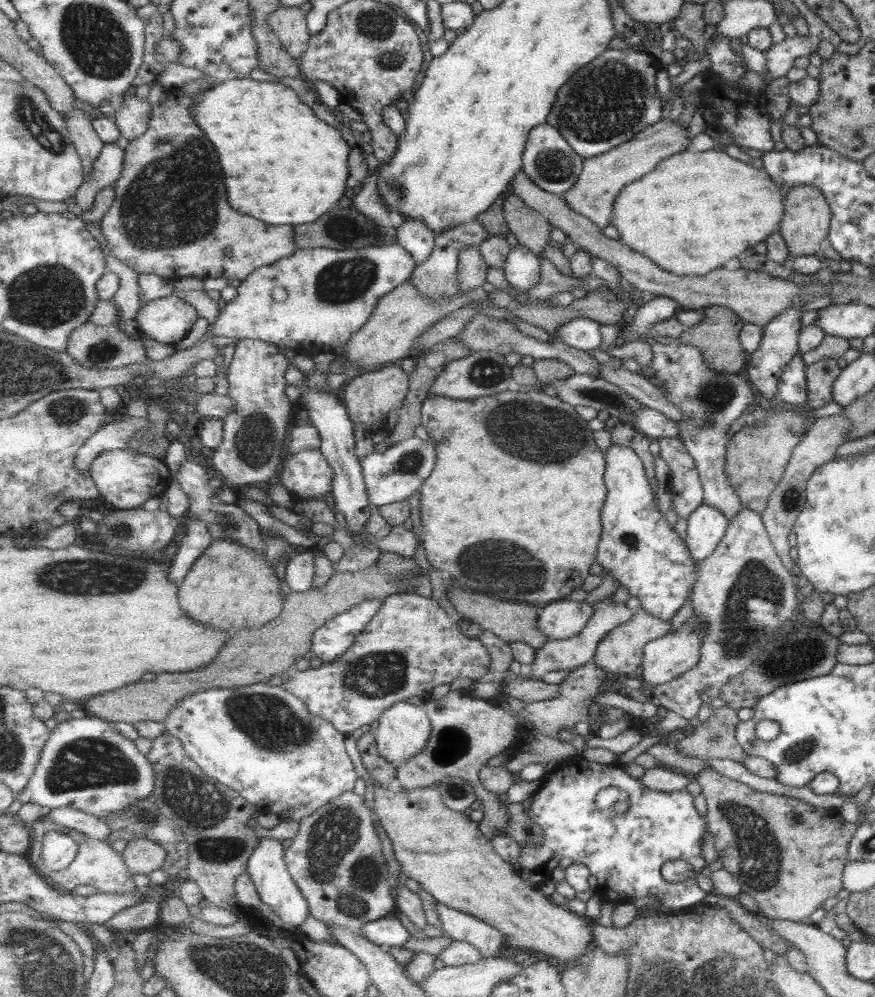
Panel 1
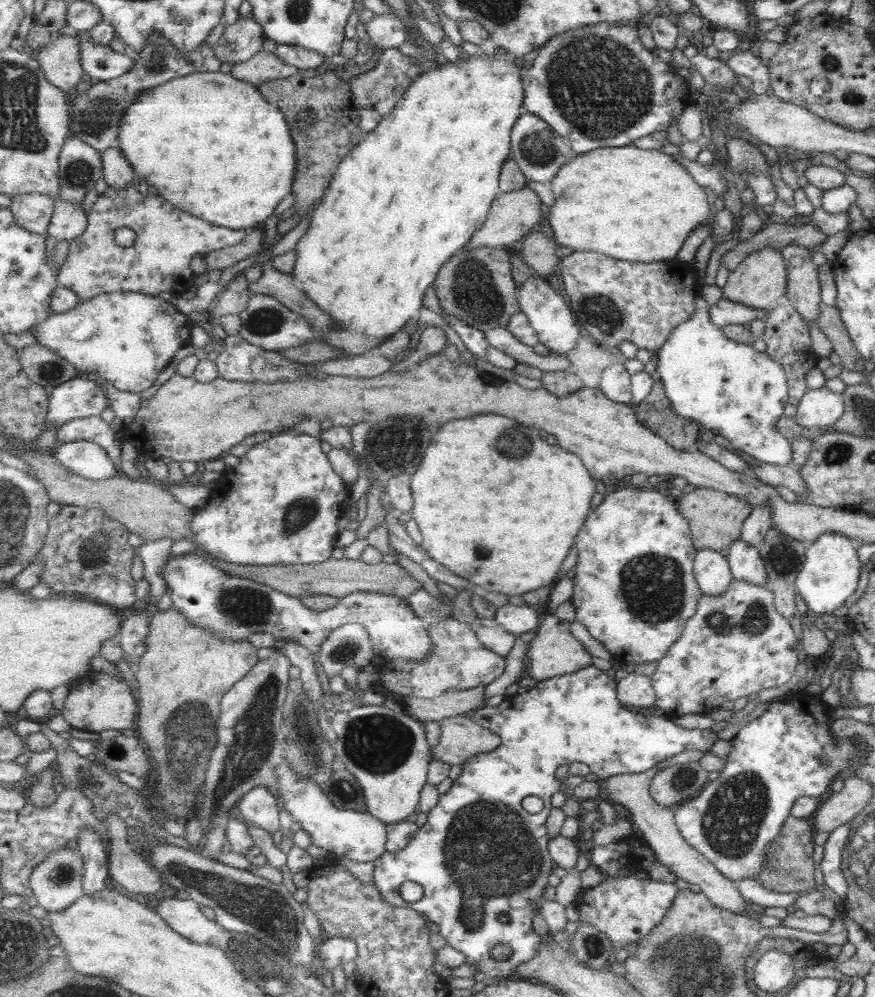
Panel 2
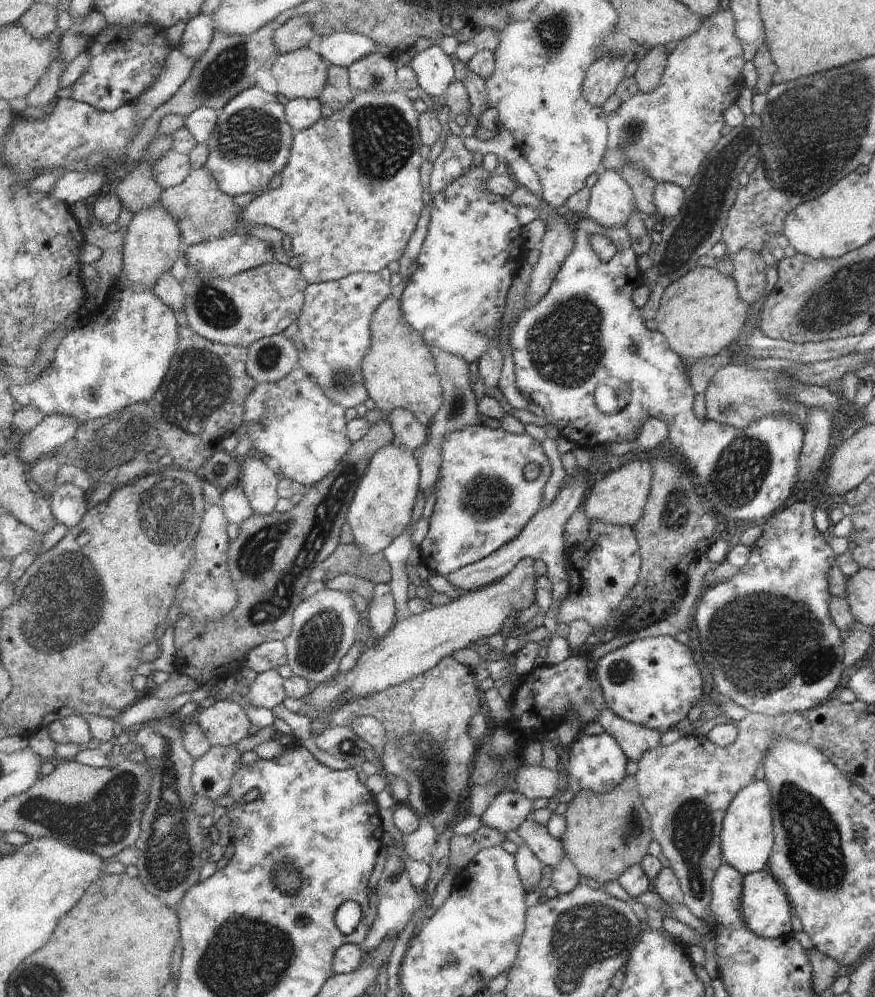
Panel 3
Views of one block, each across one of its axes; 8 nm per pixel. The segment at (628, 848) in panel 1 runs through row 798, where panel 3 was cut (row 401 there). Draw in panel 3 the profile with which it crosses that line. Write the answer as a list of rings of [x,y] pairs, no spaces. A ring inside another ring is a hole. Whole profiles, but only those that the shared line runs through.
[[[582,216],[576,219],[576,235],[573,252],[568,256],[568,259],[563,263],[561,270],[557,273],[549,292],[532,307],[527,307],[524,311],[520,312],[520,316],[512,328],[510,335],[510,346],[512,347],[512,358],[514,363],[514,374],[516,381],[516,388],[521,392],[523,397],[533,402],[544,410],[546,420],[555,425],[562,434],[573,444],[585,447],[586,449],[594,449],[597,447],[605,447],[614,442],[633,442],[638,438],[638,434],[642,431],[642,425],[649,417],[657,417],[661,420],[667,421],[667,424],[671,427],[671,434],[668,438],[668,452],[665,454],[675,454],[683,458],[686,467],[692,471],[697,477],[698,487],[702,488],[705,493],[705,500],[709,501],[709,504],[713,505],[715,512],[718,512],[718,516],[721,519],[731,520],[761,520],[761,518],[768,519],[778,509],[781,509],[785,504],[792,500],[795,492],[795,484],[797,478],[798,469],[798,456],[800,455],[800,448],[803,440],[803,429],[800,425],[785,417],[784,415],[769,415],[761,417],[744,429],[734,429],[733,427],[722,425],[721,423],[710,421],[709,419],[699,419],[695,413],[693,413],[693,396],[695,394],[693,385],[688,375],[686,361],[679,356],[668,343],[667,337],[657,331],[651,331],[645,326],[643,312],[641,308],[635,306],[631,301],[633,292],[644,284],[644,278],[639,270],[639,264],[637,264],[637,253],[631,246],[631,236],[627,232],[625,227],[606,227],[599,224],[591,217]],[[593,234],[607,234],[617,247],[617,254],[610,260],[604,261],[597,251],[593,248],[592,238]],[[603,383],[622,383],[629,387],[629,393],[631,399],[629,403],[621,410],[613,413],[603,413],[597,408],[597,402],[595,402],[595,388]]]

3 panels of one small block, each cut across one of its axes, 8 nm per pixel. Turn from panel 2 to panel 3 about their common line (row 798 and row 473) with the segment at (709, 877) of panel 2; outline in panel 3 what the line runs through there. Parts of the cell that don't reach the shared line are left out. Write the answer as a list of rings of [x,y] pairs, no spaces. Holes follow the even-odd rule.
[[[648,459],[624,464],[616,471],[609,471],[606,477],[592,486],[588,492],[589,496],[583,503],[590,524],[599,521],[634,527],[645,516],[648,500],[652,494],[653,479],[654,468]]]

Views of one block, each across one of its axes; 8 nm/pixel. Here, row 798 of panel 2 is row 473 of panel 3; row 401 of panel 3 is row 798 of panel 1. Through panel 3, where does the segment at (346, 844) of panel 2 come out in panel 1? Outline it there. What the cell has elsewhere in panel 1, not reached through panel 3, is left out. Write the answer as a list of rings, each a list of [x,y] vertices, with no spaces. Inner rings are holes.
[[[257,683],[235,688],[217,687],[202,693],[193,693],[181,699],[181,701],[173,707],[173,710],[169,712],[169,717],[164,723],[166,724],[167,733],[181,740],[189,756],[192,757],[206,773],[220,780],[221,783],[229,785],[229,787],[239,791],[249,803],[256,805],[256,810],[264,810],[266,813],[275,813],[283,819],[292,819],[300,822],[303,818],[313,814],[317,809],[324,807],[331,799],[335,799],[347,791],[352,791],[353,788],[355,788],[357,778],[359,778],[359,774],[357,774],[357,770],[355,770],[355,764],[353,764],[353,760],[349,758],[347,748],[345,748],[345,742],[347,742],[345,738],[347,738],[347,735],[342,733],[332,721],[325,720],[324,717],[309,712],[308,705],[305,704],[300,697],[295,696],[293,692],[287,692],[287,690],[283,689],[282,685],[269,686],[267,683]]]

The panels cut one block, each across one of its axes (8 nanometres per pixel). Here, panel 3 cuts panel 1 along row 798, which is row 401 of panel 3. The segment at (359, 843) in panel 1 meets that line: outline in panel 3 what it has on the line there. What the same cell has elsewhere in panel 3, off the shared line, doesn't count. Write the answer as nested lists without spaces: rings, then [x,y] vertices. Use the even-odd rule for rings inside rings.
[[[384,268],[378,273],[366,273],[358,272],[352,275],[346,276],[338,281],[328,282],[328,283],[308,283],[308,287],[305,289],[305,306],[304,311],[301,313],[300,319],[298,320],[298,335],[297,339],[302,342],[305,348],[300,352],[299,368],[308,372],[308,375],[317,381],[327,396],[331,397],[338,405],[342,405],[343,408],[357,408],[359,404],[363,404],[367,398],[370,397],[367,384],[364,377],[363,363],[366,359],[369,349],[372,347],[372,318],[375,314],[377,308],[381,306],[391,296],[396,290],[391,287],[391,270],[389,268]]]

